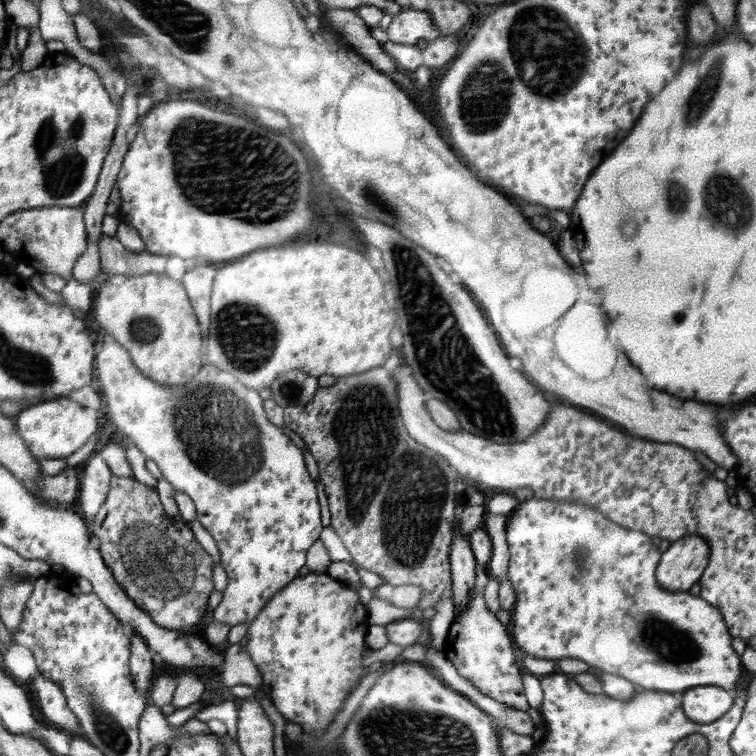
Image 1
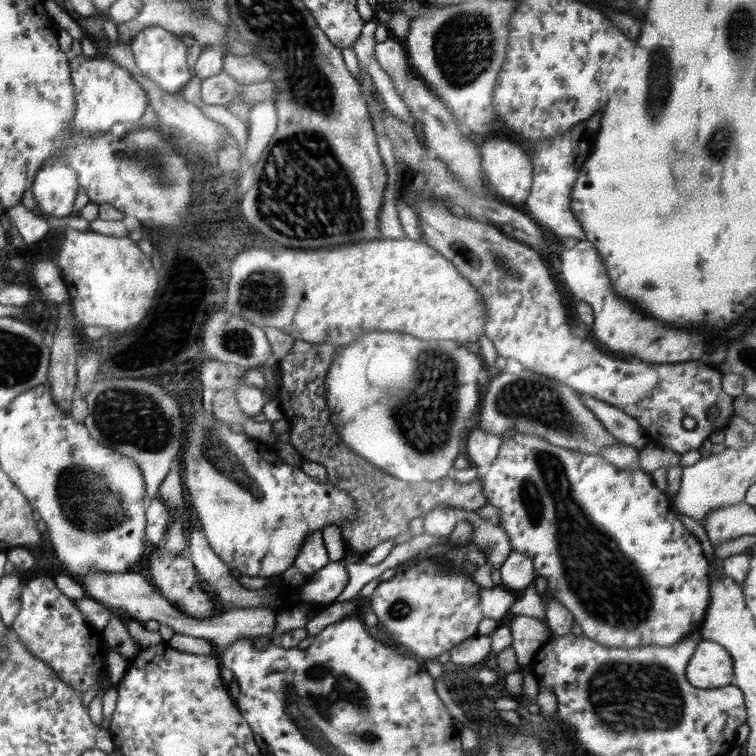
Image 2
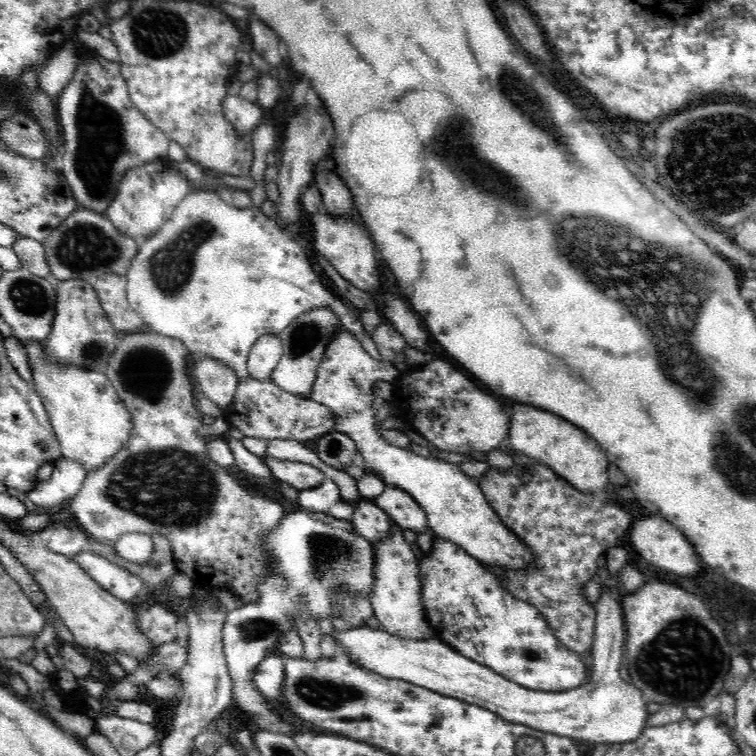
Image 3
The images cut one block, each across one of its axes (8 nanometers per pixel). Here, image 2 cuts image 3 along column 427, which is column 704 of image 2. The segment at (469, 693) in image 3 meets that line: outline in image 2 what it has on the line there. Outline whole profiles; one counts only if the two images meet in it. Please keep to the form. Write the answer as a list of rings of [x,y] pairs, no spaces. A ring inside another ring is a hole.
[[[701,640],[686,666],[688,682],[699,689],[718,688],[734,683],[733,660],[716,642]]]

